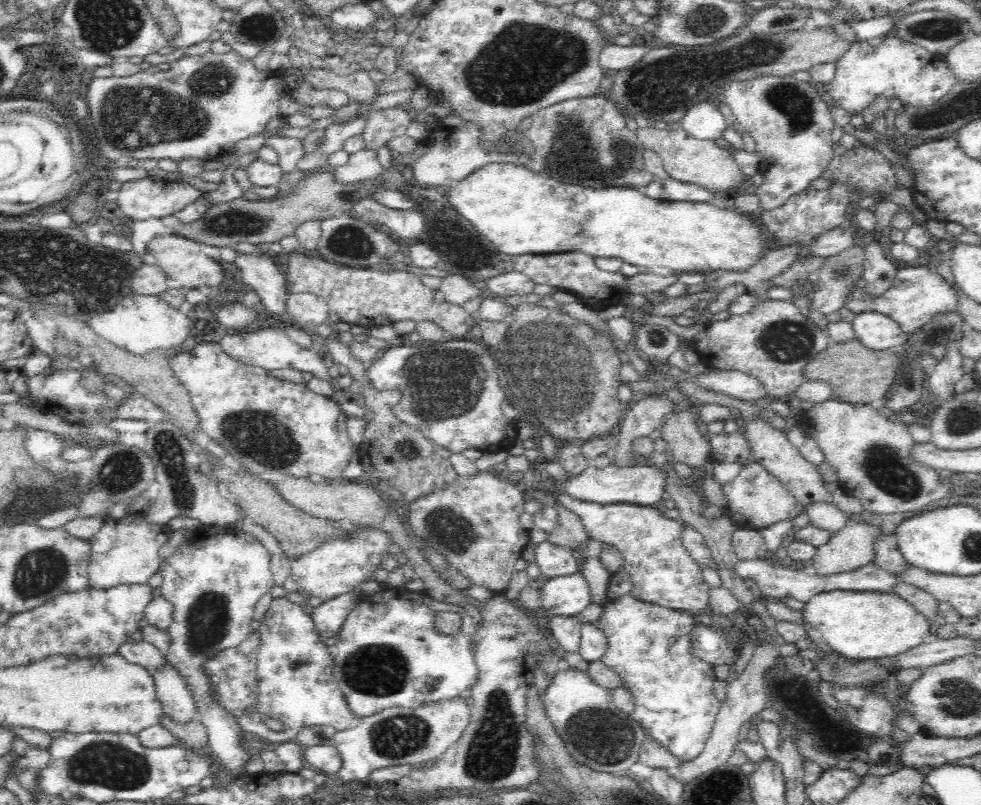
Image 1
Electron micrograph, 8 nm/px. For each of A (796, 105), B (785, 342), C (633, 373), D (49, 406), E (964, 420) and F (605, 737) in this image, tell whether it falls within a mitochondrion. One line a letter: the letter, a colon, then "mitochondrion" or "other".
A: mitochondrion
B: mitochondrion
C: other
D: other
E: mitochondrion
F: mitochondrion

